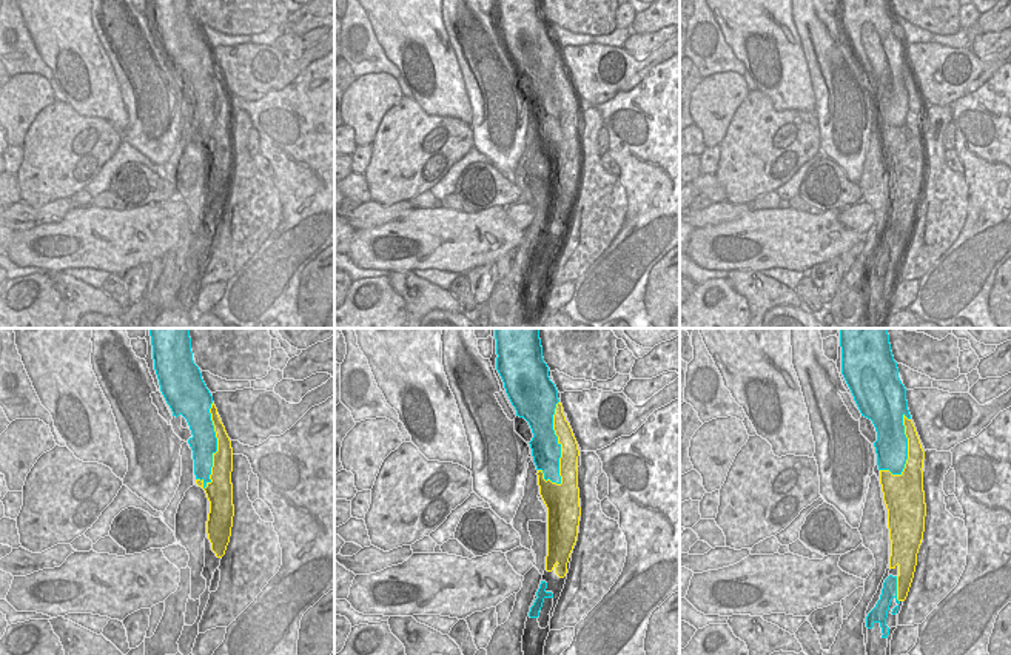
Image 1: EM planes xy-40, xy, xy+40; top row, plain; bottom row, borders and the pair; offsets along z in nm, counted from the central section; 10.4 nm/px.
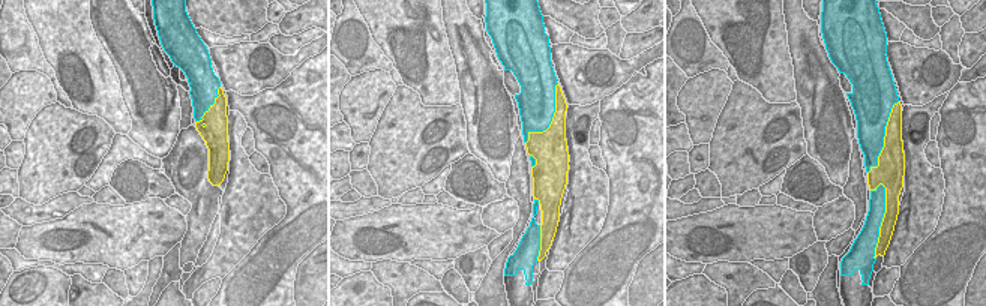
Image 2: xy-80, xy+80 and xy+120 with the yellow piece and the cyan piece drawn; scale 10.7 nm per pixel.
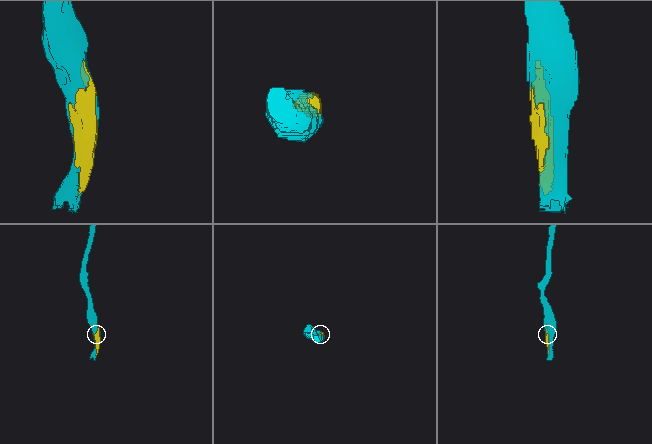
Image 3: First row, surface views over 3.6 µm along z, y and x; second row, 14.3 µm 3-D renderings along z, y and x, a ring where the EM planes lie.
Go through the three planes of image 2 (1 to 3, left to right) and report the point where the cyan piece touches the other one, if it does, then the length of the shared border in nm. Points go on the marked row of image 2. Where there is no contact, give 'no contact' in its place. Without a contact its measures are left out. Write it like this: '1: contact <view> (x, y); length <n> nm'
1: contact xy-80 (212, 105); length 480 nm
2: contact xy+80 (553, 119); length 750 nm
3: contact xy+120 (883, 221); length 800 nm

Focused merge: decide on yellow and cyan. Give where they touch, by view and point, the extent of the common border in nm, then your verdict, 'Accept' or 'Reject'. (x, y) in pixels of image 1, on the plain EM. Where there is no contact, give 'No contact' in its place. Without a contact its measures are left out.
Touches yellow at xy (558, 97). Shared border 900 nm. Accept.

